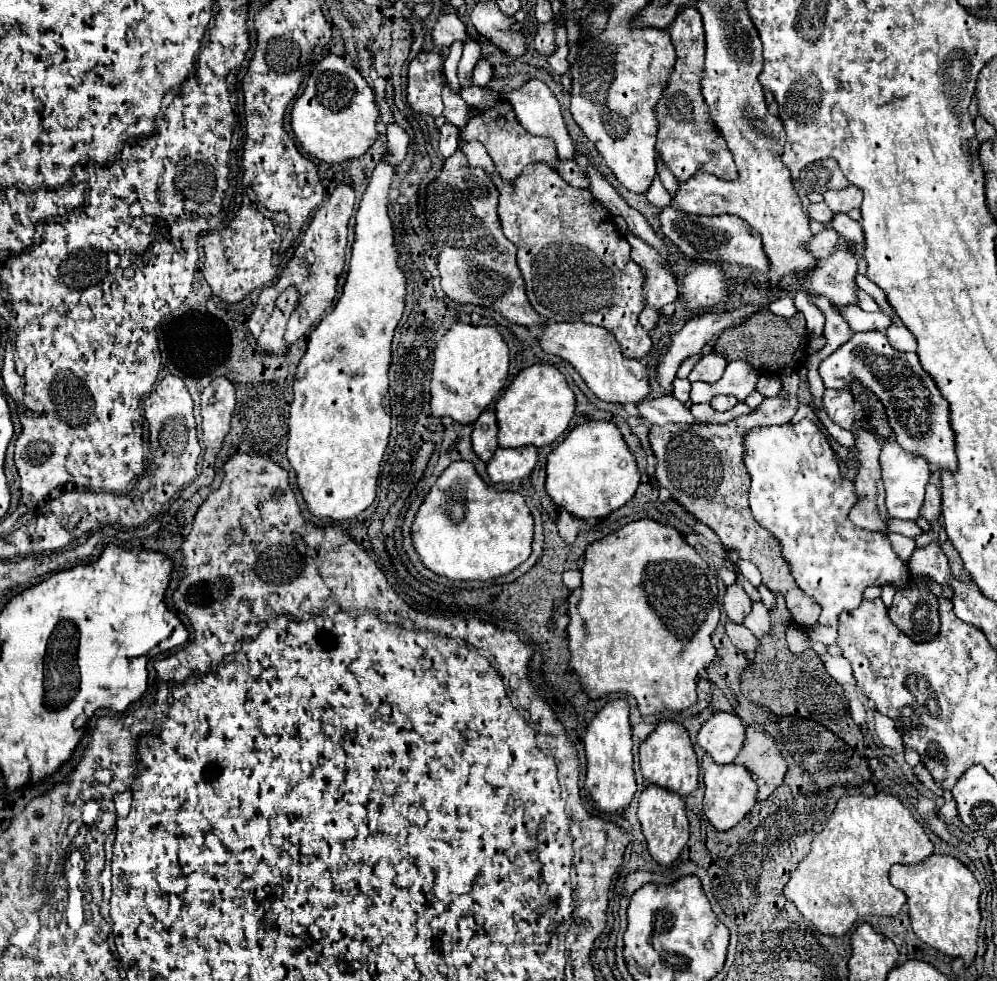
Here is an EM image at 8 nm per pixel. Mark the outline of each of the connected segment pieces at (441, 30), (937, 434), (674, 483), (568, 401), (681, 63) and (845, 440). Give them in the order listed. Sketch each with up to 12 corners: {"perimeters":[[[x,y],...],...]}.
{"perimeters":[[[457,15],[435,23],[433,39],[439,47],[463,41],[465,25]],[[855,333],[819,365],[859,379],[905,449],[955,471],[947,401],[917,353]],[[799,375],[725,425],[651,427],[657,485],[785,597],[793,621],[819,605],[747,509],[743,433],[799,409]],[[547,363],[525,367],[495,403],[499,445],[551,445],[575,393]],[[695,7],[669,27],[677,61],[655,105],[657,151],[677,179],[737,169],[701,97]],[[825,410],[817,411],[819,420],[841,445],[852,449],[854,435],[833,423]]]}

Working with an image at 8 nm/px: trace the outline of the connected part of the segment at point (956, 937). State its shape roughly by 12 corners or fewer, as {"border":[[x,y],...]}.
{"border":[[955,857],[893,865],[915,935],[971,965],[981,887]]}

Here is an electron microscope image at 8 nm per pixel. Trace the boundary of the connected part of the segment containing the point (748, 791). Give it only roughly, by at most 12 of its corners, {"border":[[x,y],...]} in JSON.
{"border":[[701,761],[705,815],[729,831],[755,807],[743,765]]}

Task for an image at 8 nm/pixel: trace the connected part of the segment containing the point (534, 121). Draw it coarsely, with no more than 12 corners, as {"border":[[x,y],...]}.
{"border":[[531,79],[507,93],[529,133],[555,139],[561,161],[575,159],[559,101],[543,81]]}

